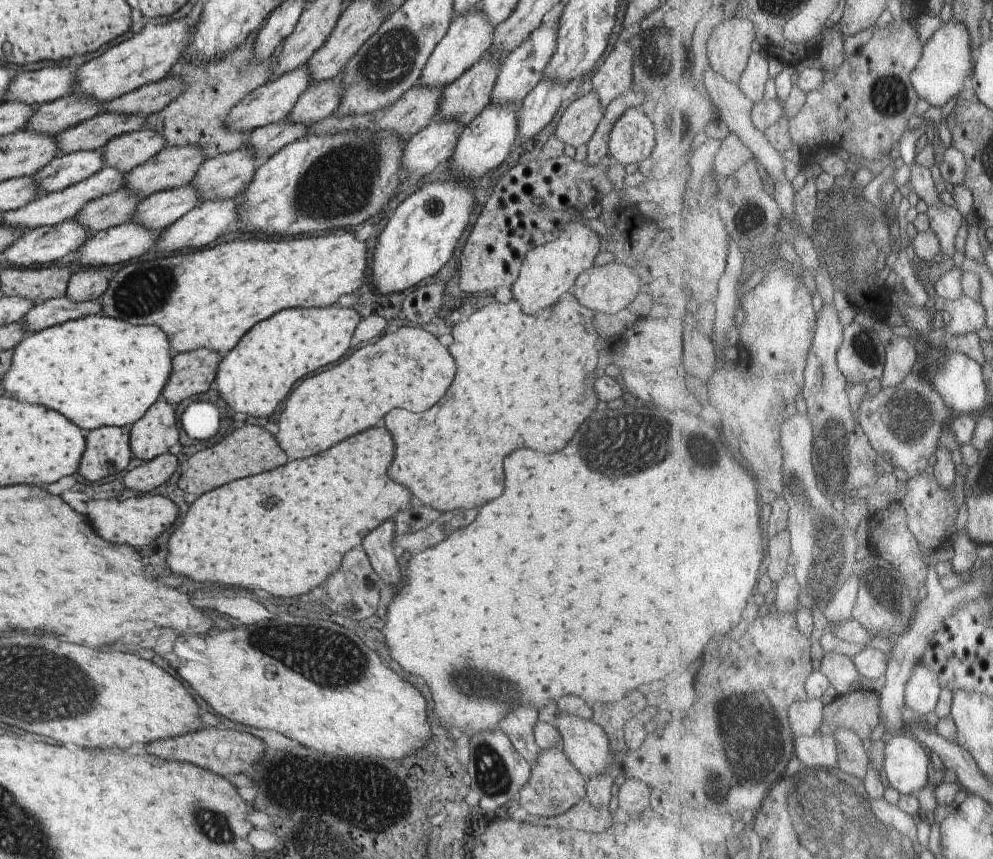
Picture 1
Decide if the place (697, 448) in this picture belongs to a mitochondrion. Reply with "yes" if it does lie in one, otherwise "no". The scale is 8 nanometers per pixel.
yes

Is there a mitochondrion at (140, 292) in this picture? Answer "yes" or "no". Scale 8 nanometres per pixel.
yes

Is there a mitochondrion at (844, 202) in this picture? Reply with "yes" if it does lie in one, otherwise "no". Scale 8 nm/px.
yes

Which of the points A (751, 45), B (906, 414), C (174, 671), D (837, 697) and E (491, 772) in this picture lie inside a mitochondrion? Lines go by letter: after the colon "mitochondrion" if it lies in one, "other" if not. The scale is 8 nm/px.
A: other
B: mitochondrion
C: other
D: other
E: mitochondrion

